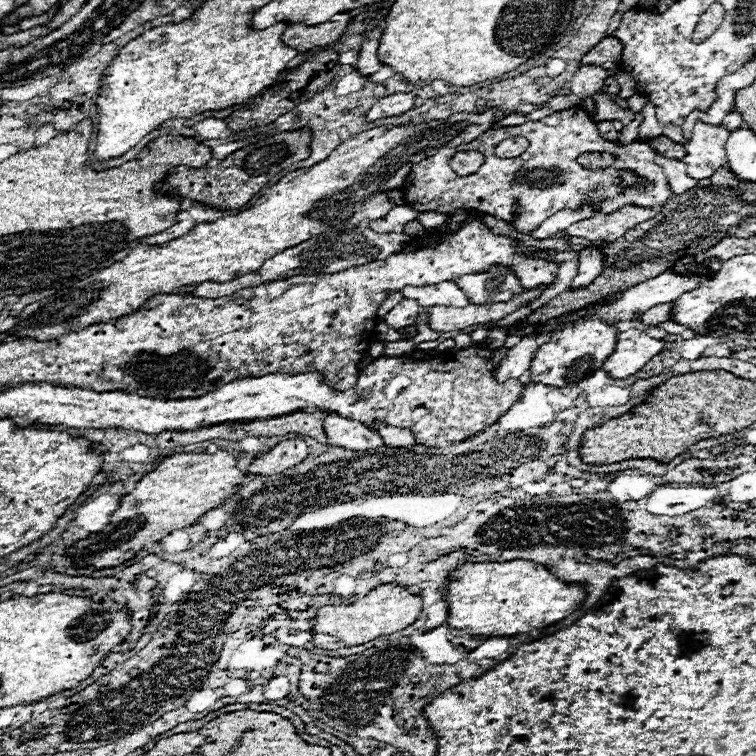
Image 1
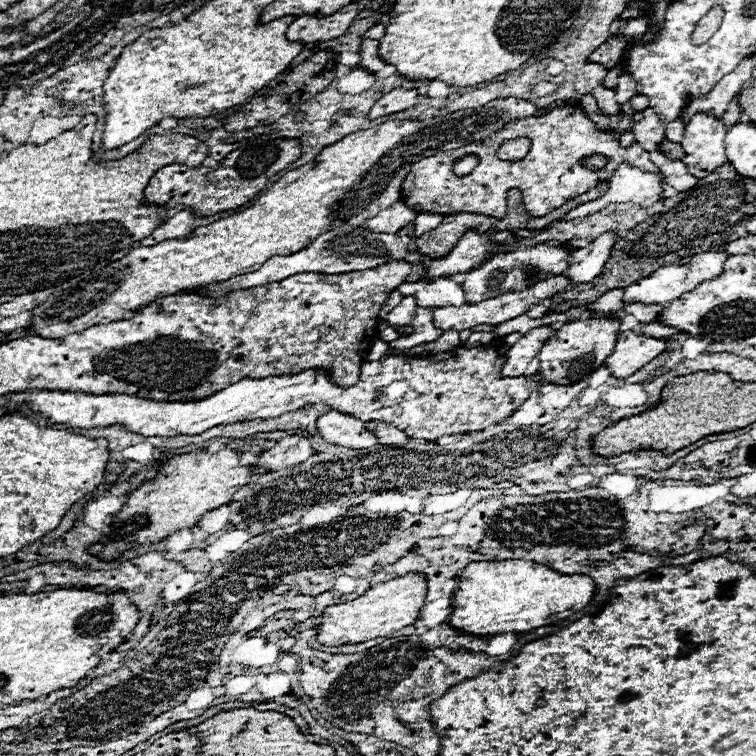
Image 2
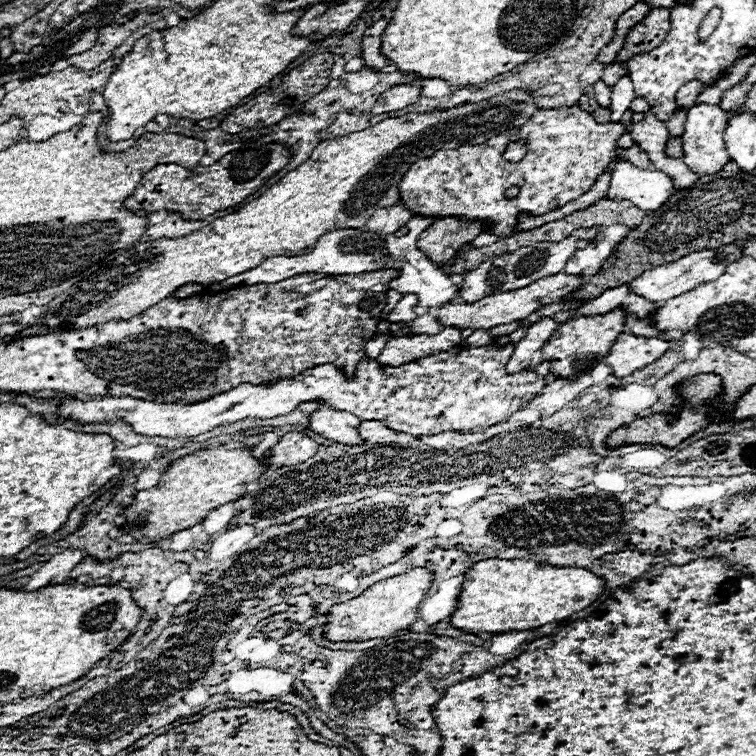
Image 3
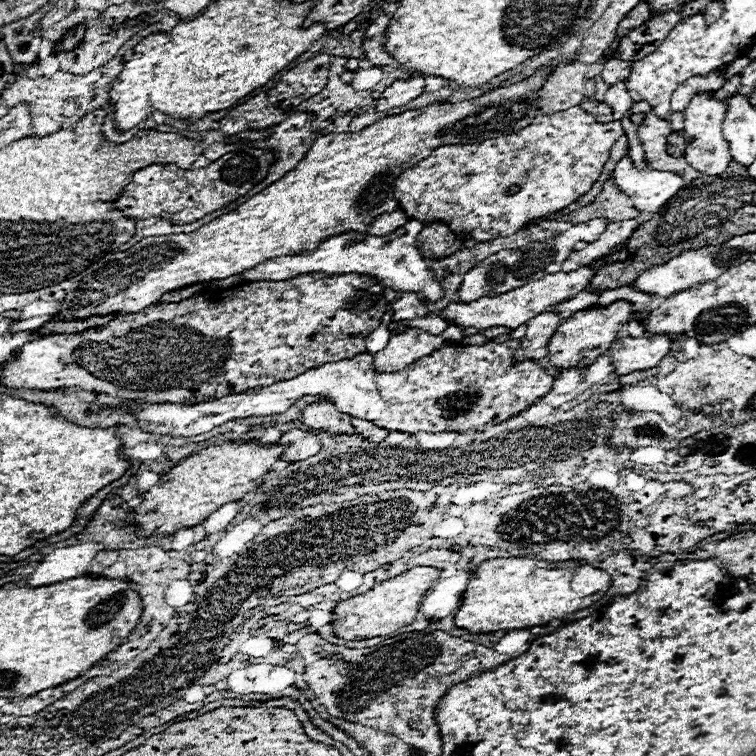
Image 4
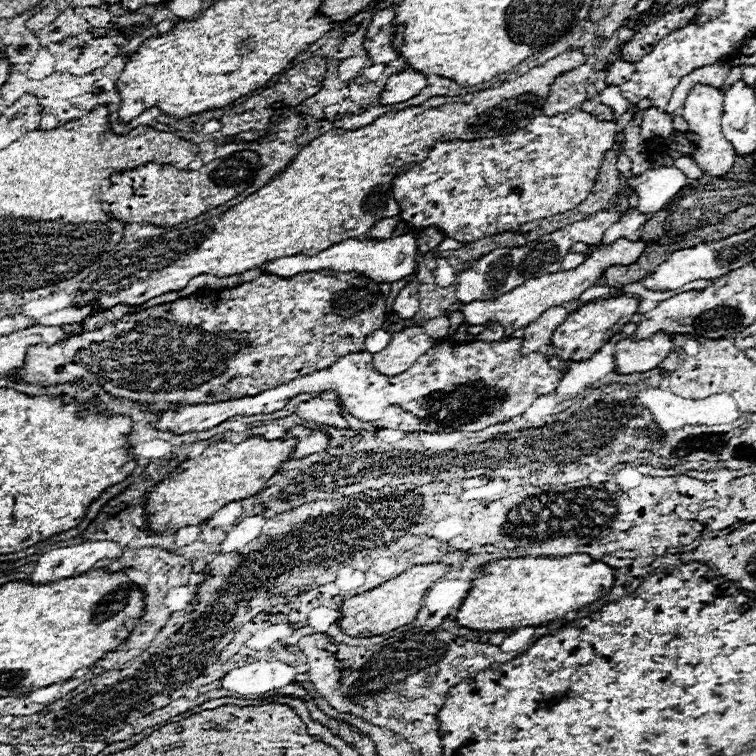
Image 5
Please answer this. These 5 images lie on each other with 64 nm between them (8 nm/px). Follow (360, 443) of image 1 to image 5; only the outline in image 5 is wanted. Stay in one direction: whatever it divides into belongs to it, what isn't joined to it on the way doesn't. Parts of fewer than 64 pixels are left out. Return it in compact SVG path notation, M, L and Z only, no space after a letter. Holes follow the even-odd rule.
M312 398L308 402L302 402L296 408L296 416L300 416L306 422L314 422L320 426L334 426L334 428L350 428L346 418L340 412L340 406L334 400L322 400Z

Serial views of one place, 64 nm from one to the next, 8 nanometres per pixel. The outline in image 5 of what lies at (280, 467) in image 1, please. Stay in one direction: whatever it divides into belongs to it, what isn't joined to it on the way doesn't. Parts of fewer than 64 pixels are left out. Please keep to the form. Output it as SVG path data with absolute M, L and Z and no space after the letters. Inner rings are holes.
M294 426L292 430L288 430L284 438L296 438L298 440L296 448L290 452L292 460L316 454L316 452L324 450L324 446L328 442L328 436L324 432L320 432L320 430L308 430L308 428L302 428L302 426Z

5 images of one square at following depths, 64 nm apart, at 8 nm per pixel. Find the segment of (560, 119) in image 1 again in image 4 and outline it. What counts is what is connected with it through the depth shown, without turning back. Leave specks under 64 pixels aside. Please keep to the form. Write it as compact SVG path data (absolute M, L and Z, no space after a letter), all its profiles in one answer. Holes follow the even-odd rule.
M580 106L542 114L520 132L486 140L482 144L452 144L440 146L420 164L404 170L394 182L394 196L408 218L422 222L448 222L454 234L468 232L474 240L492 240L496 236L510 236L524 228L526 222L554 214L584 196L598 180L612 144L624 134L620 120L602 124ZM510 186L518 186L516 194L508 194Z

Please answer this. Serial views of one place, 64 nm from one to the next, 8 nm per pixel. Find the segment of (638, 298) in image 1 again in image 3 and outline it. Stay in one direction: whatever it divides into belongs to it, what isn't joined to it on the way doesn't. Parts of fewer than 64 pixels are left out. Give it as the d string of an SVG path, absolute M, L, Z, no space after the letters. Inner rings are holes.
M732 242L732 244L728 244L728 246L714 248L714 250L692 252L692 254L688 254L688 256L680 258L680 260L674 260L674 262L670 262L670 264L662 264L662 266L656 266L656 268L644 272L644 274L638 276L634 282L630 282L628 288L630 288L634 294L638 294L638 296L642 296L642 298L646 298L646 300L650 300L650 302L666 302L666 300L670 300L672 296L680 296L680 294L684 294L684 292L688 292L688 290L700 286L702 282L712 282L712 280L716 280L718 276L722 276L724 268L726 268L730 262L740 260L740 256L742 256L742 252L738 250L736 242Z

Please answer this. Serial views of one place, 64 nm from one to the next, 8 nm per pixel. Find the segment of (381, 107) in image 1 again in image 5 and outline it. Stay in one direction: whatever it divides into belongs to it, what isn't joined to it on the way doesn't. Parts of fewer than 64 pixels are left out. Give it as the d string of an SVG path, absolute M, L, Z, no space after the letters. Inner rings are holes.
M406 68L404 72L394 74L388 80L388 84L382 90L380 104L392 106L392 104L398 104L398 102L406 102L406 100L418 96L420 90L426 88L426 86L428 86L426 84L426 76L422 72L416 72L412 68Z

